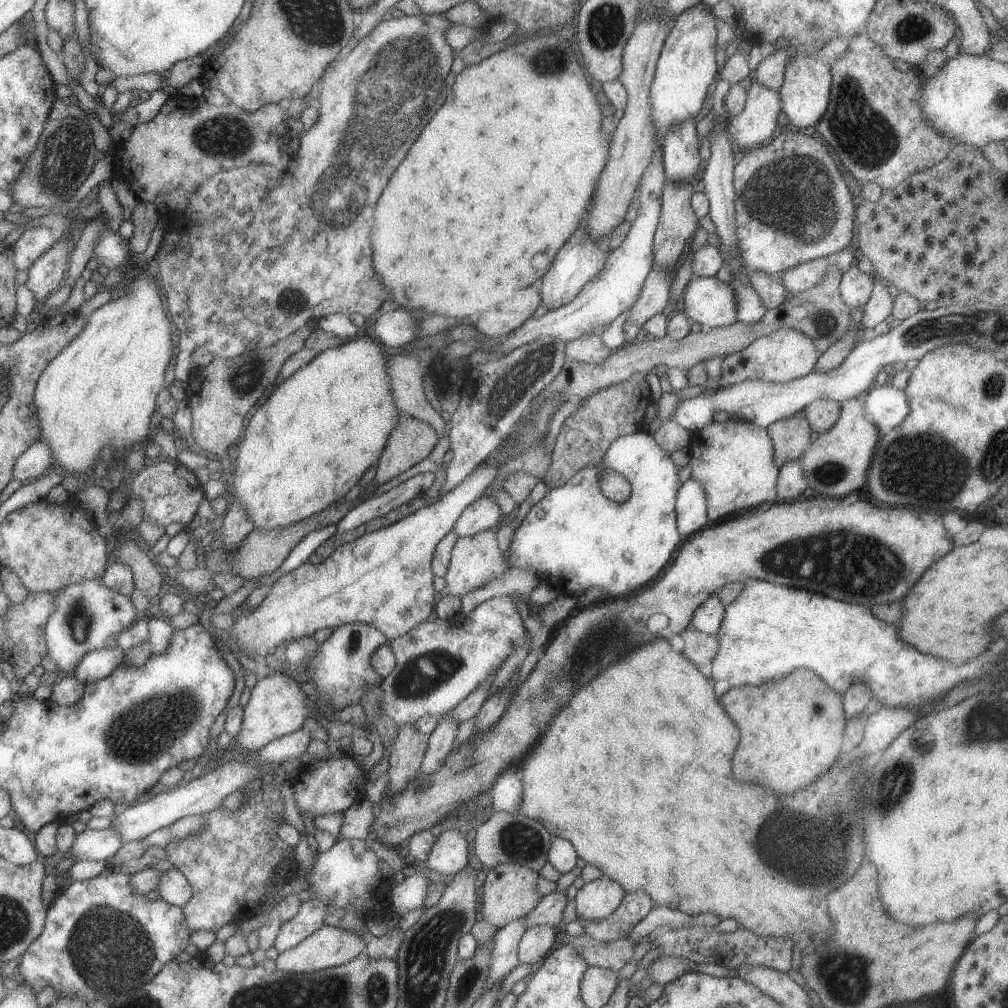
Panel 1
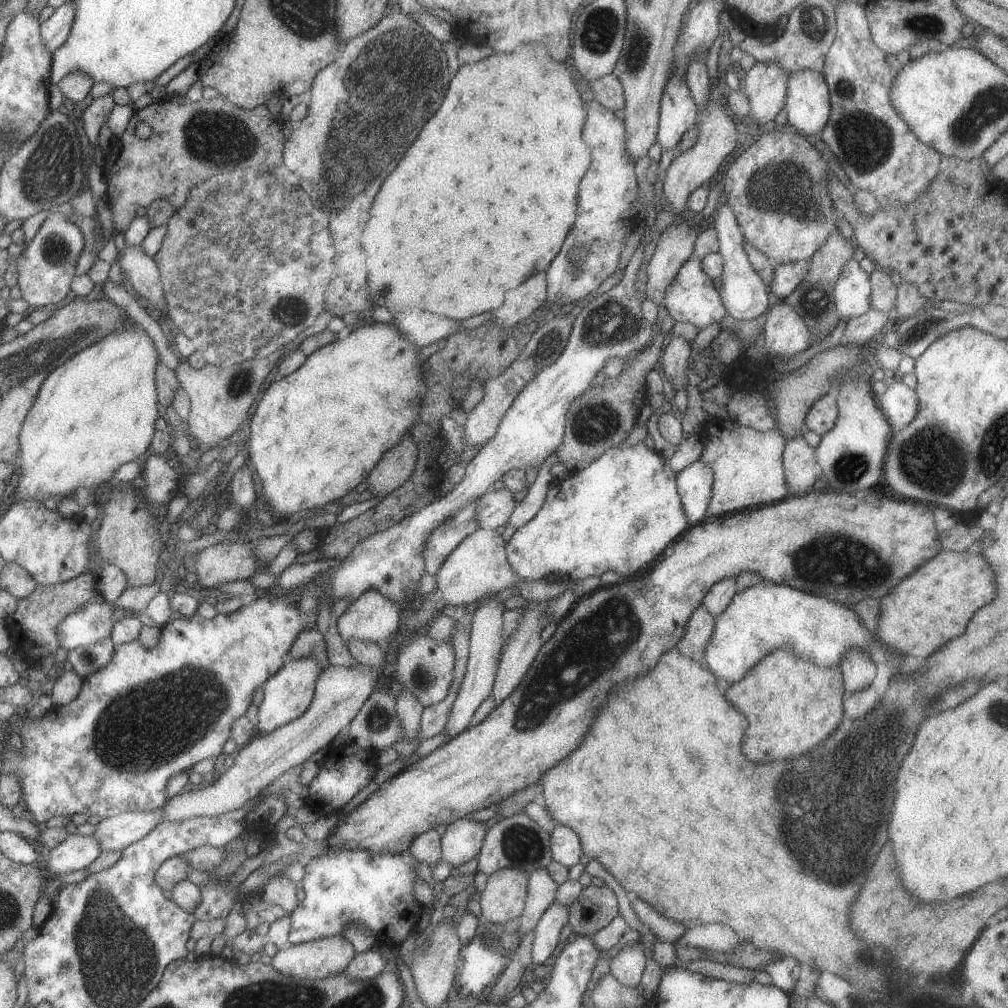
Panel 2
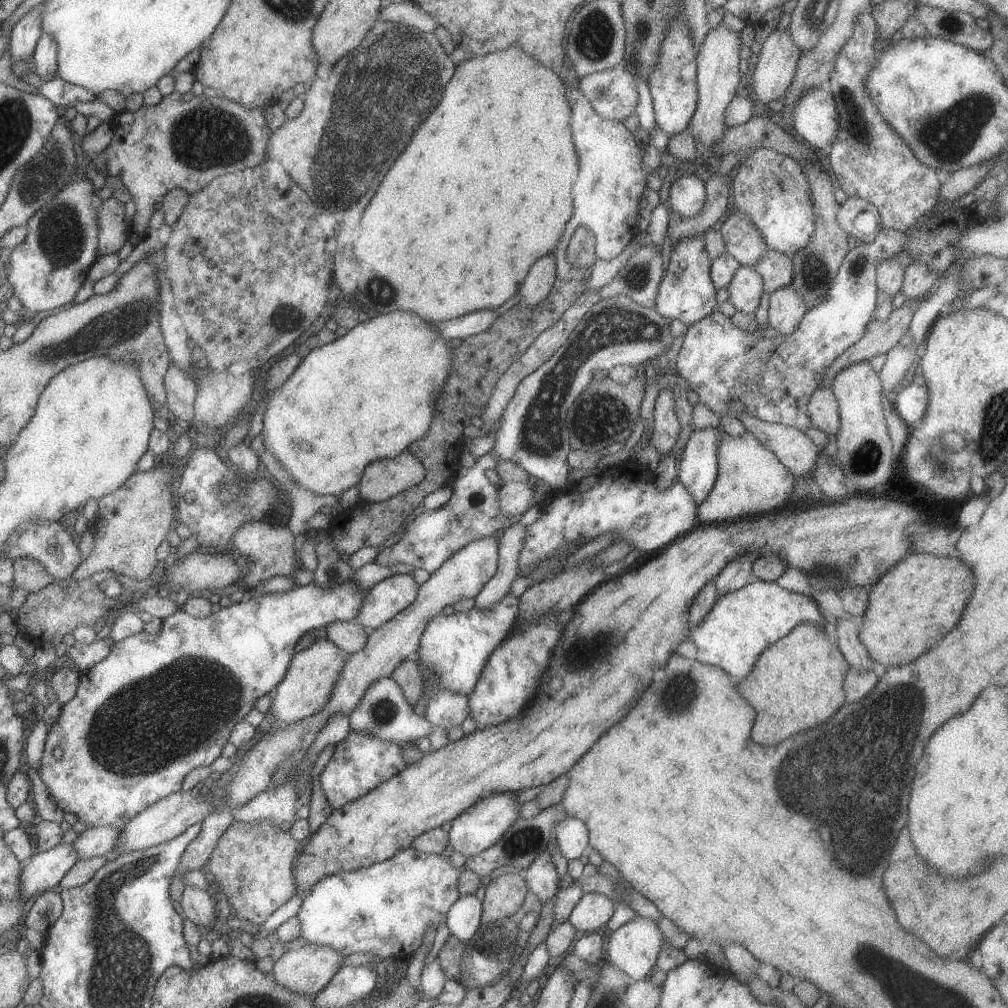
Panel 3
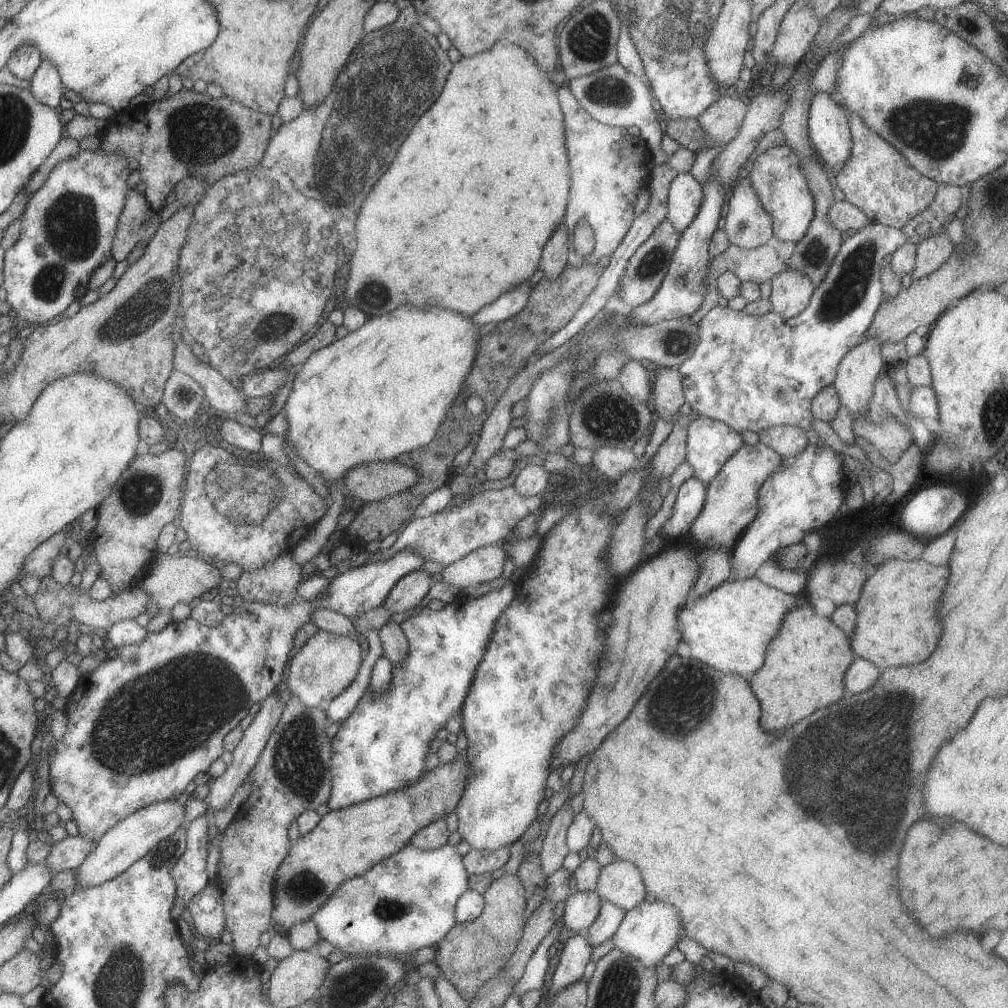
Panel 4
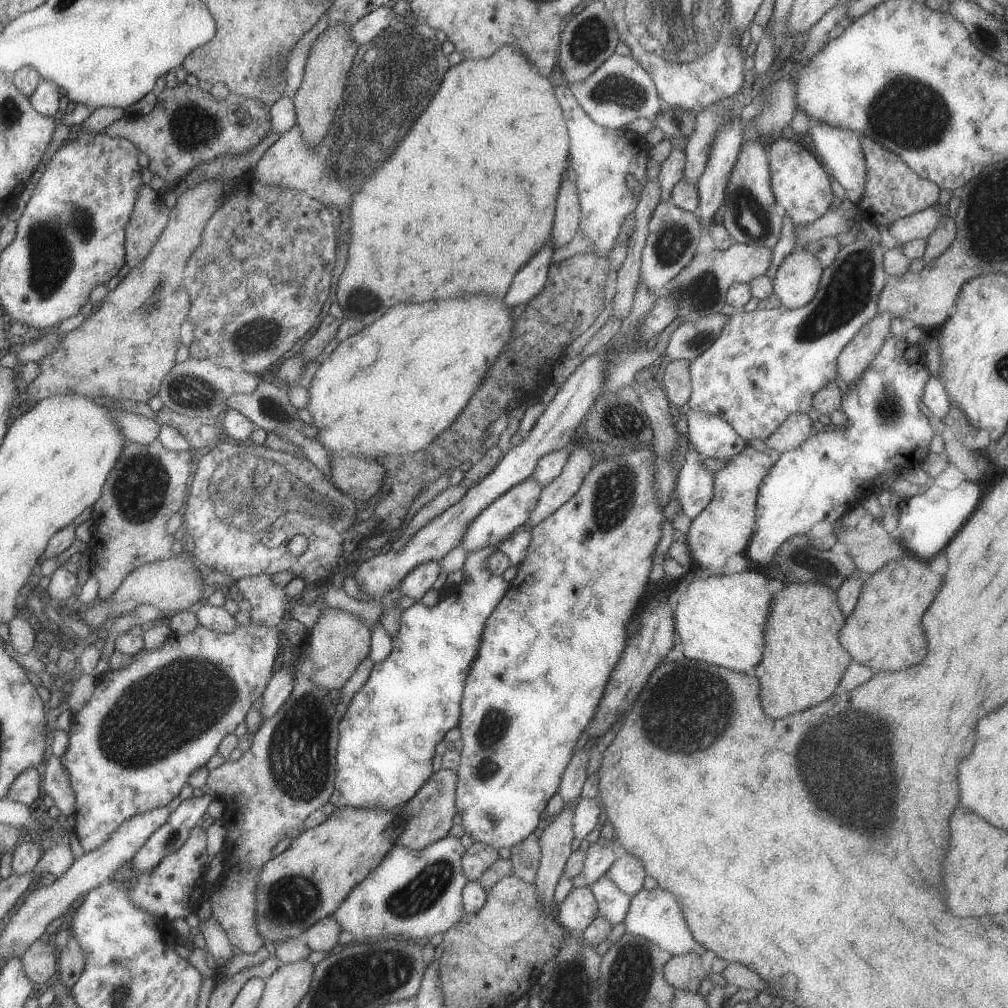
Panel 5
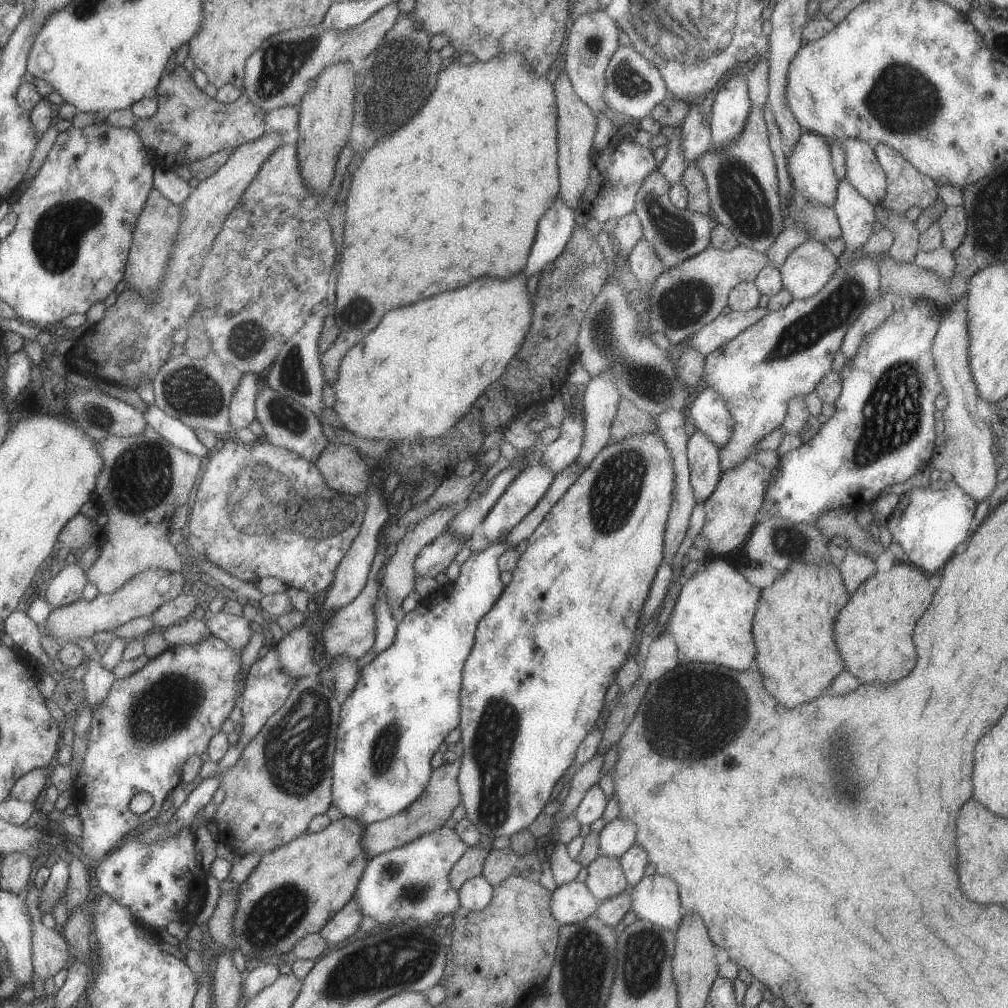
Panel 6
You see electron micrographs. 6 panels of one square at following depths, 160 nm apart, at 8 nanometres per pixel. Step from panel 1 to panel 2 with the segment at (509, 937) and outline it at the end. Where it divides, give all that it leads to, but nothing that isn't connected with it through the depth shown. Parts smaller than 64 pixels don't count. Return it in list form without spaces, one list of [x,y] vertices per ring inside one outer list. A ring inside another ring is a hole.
[[[547,868],[529,874],[525,909],[519,920],[521,938],[533,930],[548,907],[556,901],[558,887],[558,883],[552,879]]]

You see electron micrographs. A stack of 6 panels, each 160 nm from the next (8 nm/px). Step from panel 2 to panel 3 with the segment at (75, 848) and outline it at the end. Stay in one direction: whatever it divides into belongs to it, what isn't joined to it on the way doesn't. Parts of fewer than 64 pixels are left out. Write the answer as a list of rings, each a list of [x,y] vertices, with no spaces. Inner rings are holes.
[[[63,842],[50,850],[34,855],[30,863],[21,869],[19,876],[24,904],[38,892],[58,890],[62,877],[78,859],[80,858],[74,844]]]

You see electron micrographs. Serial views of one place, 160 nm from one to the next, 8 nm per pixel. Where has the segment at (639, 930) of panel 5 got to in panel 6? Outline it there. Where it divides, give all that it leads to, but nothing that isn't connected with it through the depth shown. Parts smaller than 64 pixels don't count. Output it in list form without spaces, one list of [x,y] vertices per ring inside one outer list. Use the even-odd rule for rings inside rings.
[[[656,873],[645,876],[632,887],[632,911],[638,920],[652,922],[676,932],[686,912],[682,908],[678,884]]]

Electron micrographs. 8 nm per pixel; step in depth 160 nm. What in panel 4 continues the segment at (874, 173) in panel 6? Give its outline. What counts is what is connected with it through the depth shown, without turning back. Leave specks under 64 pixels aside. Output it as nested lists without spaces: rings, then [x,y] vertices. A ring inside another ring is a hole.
[[[820,91],[811,100],[808,130],[811,144],[819,158],[834,170],[832,176],[836,172],[836,168],[840,168],[848,158],[850,158],[850,150],[852,149],[852,136],[850,126],[847,119],[848,113],[828,95]]]

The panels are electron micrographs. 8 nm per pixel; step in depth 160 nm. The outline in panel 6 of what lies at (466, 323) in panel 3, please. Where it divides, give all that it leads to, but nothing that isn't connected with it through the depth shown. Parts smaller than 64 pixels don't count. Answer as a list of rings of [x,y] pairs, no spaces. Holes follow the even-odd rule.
[[[558,197],[550,208],[543,212],[535,236],[534,246],[531,248],[526,262],[527,278],[546,268],[548,262],[556,260],[563,254],[575,228],[575,210],[568,208],[566,202]]]

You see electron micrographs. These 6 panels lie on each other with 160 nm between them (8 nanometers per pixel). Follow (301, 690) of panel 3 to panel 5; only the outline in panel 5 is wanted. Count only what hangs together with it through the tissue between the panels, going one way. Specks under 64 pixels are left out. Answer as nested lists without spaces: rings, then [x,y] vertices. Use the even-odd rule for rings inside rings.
[[[323,607],[322,616],[311,629],[308,646],[307,661],[302,666],[308,678],[328,692],[340,691],[363,660],[369,657],[371,630],[358,616]]]

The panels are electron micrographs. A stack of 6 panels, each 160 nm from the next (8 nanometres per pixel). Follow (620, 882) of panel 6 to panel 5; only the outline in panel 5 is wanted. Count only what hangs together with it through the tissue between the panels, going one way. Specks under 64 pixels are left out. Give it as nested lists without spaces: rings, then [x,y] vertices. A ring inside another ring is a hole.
[[[608,873],[600,876],[589,888],[598,904],[597,916],[606,918],[608,924],[613,927],[624,921],[631,904],[631,898],[612,882]]]

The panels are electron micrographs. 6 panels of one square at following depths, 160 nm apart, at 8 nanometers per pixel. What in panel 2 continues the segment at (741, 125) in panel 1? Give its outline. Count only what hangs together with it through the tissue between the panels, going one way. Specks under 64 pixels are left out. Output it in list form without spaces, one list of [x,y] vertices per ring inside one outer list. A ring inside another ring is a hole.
[[[758,62],[743,74],[743,91],[749,100],[748,130],[759,129],[785,108],[789,72],[778,63]]]

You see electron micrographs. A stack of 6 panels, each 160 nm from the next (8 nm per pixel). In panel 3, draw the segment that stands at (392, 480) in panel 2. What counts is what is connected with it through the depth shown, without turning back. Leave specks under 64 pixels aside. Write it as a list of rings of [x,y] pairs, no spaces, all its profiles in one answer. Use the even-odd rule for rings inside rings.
[[[408,449],[391,459],[375,460],[362,473],[357,484],[366,503],[379,503],[395,497],[424,480],[426,470]]]

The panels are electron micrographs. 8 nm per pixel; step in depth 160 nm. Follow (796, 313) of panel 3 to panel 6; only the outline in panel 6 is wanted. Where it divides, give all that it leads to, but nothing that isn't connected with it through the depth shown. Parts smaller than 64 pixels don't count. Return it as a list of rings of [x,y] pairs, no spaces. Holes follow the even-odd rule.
[[[806,240],[786,258],[780,270],[783,288],[793,299],[808,299],[826,286],[839,263],[825,244]]]

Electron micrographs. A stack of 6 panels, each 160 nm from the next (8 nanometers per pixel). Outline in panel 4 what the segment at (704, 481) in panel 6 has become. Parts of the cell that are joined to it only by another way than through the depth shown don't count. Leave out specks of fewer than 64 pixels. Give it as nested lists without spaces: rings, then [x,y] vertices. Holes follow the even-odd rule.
[[[694,477],[688,478],[680,486],[674,508],[672,509],[672,516],[667,520],[662,530],[664,535],[672,530],[670,534],[672,534],[672,540],[674,540],[674,536],[677,538],[686,532],[684,529],[694,523],[694,520],[698,518],[704,507],[706,490],[707,486]]]

